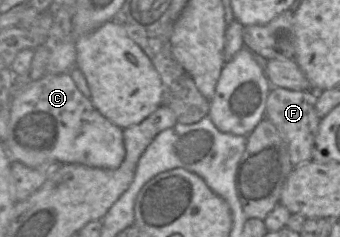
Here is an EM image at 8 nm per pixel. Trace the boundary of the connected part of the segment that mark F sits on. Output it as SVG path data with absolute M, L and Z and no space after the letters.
M271 86L267 97L265 117L278 129L288 144L291 163L294 166L313 161L312 149L318 133L320 118L316 112L318 92L313 90L297 91Z

